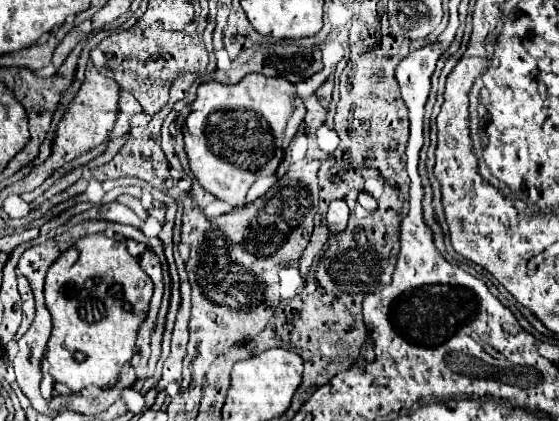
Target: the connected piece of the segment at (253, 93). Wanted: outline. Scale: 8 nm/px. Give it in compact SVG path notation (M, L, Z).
M249 73L239 83L227 85L217 81L205 81L197 87L197 99L191 105L191 113L185 119L183 141L189 159L189 169L201 183L201 187L215 197L231 203L233 207L245 205L249 187L261 175L273 175L285 155L287 143L303 123L305 107L297 97L293 85L283 77L265 77L261 73Z

